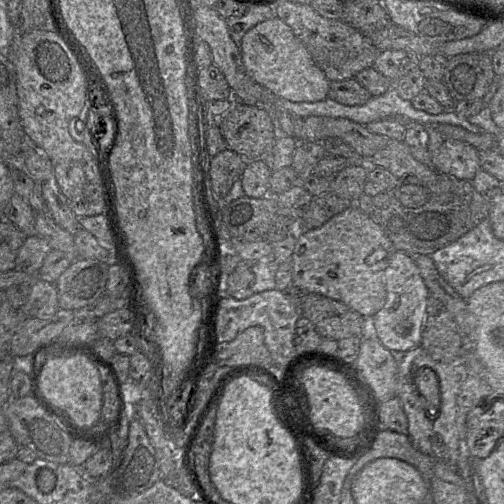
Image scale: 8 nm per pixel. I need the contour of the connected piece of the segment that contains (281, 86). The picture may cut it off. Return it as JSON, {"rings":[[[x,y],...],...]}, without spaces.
{"rings":[[[280,18],[258,23],[242,38],[240,53],[250,77],[276,96],[293,102],[317,102],[328,97],[330,80],[315,64],[309,51]]]}

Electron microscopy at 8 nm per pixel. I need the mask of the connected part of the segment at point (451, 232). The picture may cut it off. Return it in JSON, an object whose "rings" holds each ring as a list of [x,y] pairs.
{"rings":[[[438,172],[435,179],[421,180],[415,176],[398,178],[397,184],[372,198],[372,219],[381,227],[394,249],[409,255],[431,255],[456,241],[489,216],[490,203],[471,184]]]}

